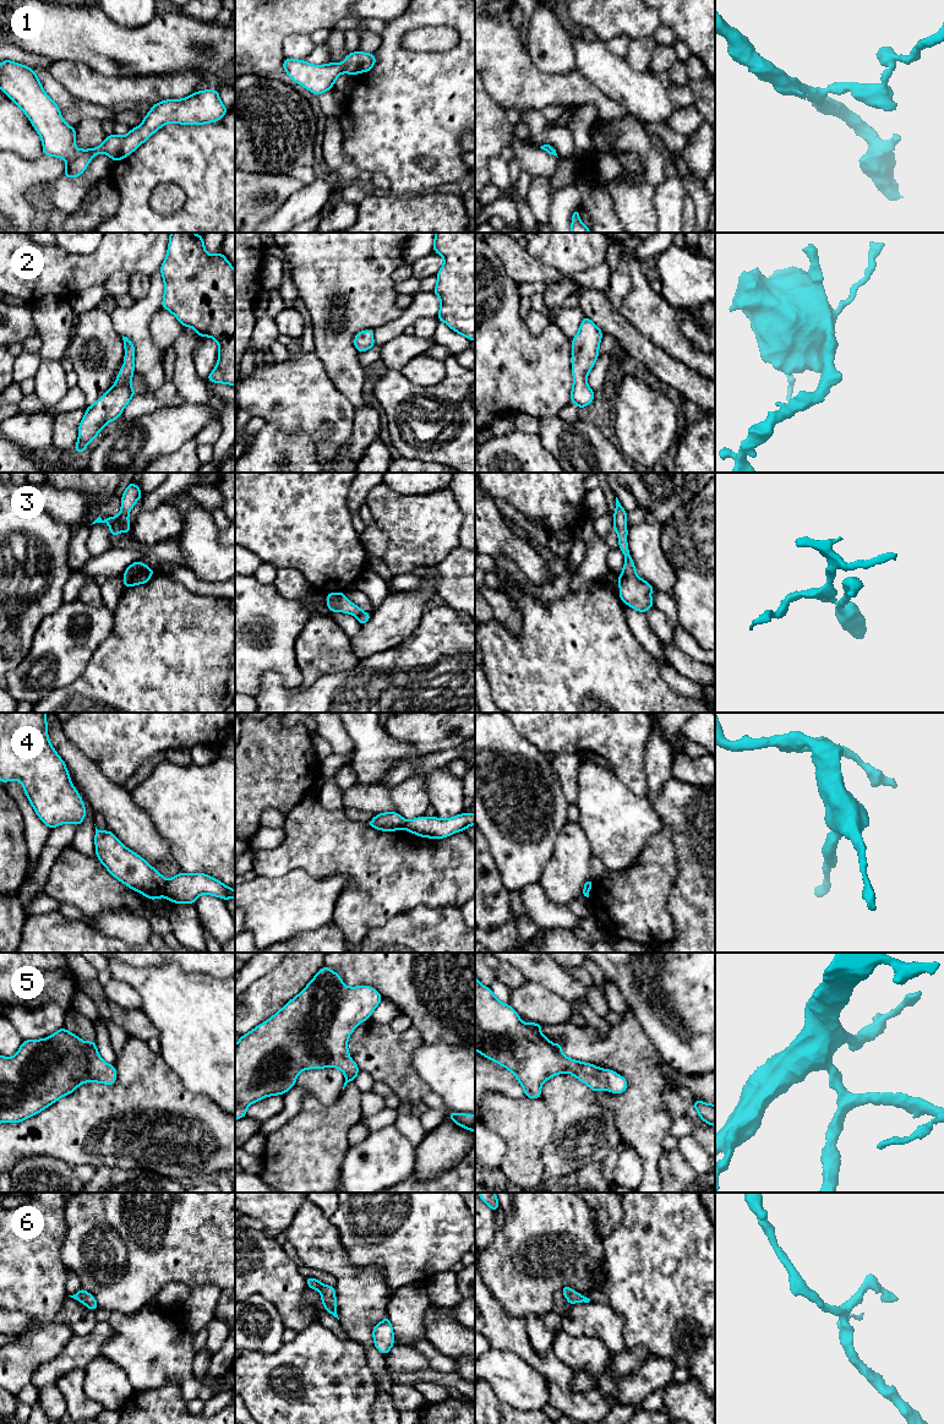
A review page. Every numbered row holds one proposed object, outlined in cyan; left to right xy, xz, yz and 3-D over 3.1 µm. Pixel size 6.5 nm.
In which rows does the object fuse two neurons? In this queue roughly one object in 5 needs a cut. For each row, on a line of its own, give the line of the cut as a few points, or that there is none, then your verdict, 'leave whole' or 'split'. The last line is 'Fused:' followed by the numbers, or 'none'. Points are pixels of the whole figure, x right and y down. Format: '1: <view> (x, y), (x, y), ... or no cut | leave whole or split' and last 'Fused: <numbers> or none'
1: no cut | leave whole
2: no cut | leave whole
3: xy (116, 517), (121, 530) | split
4: xy (167, 880), (164, 894) | split
5: no cut | leave whole
6: no cut | leave whole
Fused: 3, 4

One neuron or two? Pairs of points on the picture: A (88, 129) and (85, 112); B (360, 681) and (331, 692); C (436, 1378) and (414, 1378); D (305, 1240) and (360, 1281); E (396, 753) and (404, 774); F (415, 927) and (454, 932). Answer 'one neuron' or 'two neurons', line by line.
A: two neurons
B: one neuron
C: one neuron
D: one neuron
E: two neurons
F: one neuron

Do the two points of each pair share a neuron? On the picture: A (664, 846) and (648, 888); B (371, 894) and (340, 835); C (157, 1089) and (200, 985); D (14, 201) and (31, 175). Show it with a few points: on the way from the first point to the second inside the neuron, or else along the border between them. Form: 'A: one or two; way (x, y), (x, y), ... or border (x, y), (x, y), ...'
A: one; way (659, 856), (656, 869), (651, 878)
B: one; way (371, 879), (371, 866), (355, 850)
C: two; border (159, 1052), (163, 1060), (184, 1086)
D: one; way (14, 195), (25, 181)

